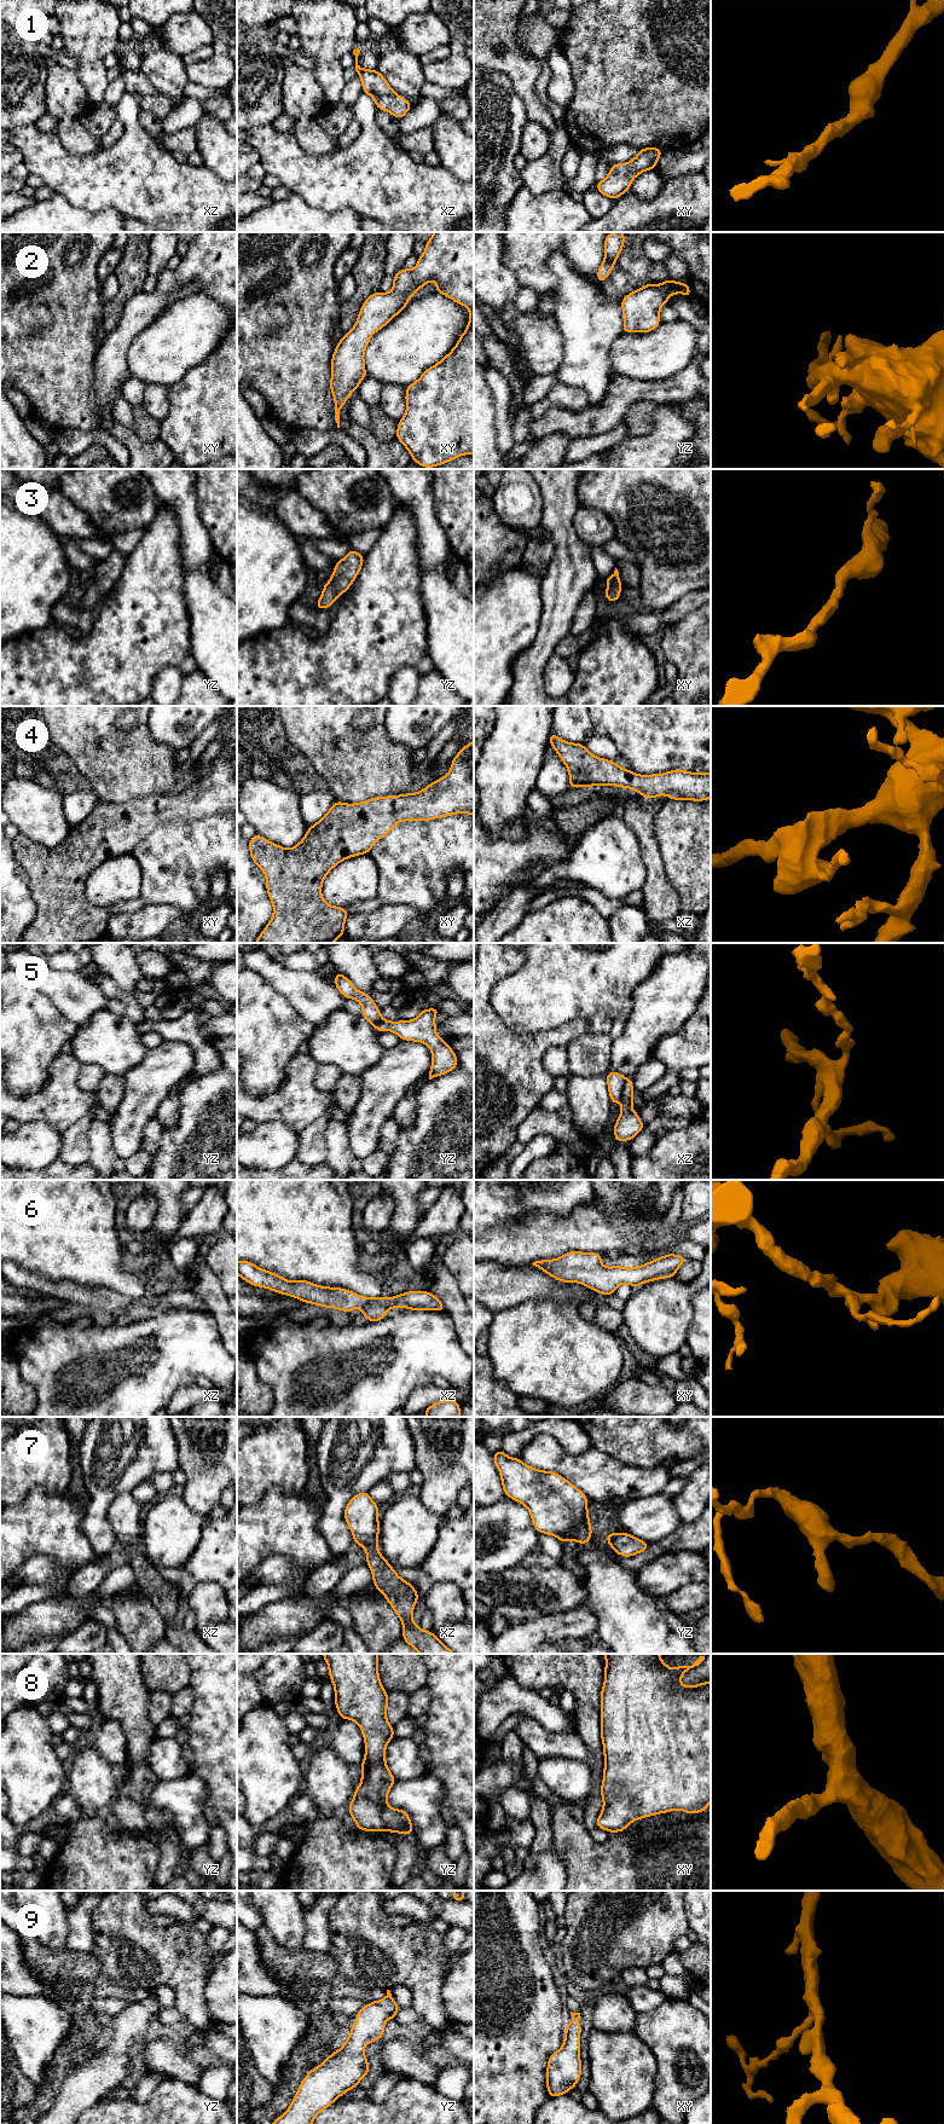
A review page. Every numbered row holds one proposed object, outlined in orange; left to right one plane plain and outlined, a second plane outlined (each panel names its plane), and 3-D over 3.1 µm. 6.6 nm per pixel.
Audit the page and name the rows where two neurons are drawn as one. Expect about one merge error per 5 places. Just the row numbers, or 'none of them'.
5

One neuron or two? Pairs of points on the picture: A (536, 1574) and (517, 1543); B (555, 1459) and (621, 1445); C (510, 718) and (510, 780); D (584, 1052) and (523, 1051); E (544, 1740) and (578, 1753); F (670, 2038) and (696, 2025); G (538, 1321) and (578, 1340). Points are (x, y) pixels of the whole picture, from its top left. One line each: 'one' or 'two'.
A: two
B: two
C: one
D: two
E: one
F: one
G: one

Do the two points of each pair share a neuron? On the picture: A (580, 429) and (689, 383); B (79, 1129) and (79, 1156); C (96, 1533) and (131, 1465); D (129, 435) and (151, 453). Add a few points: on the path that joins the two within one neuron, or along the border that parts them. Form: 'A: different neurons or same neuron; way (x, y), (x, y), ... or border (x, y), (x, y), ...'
A: same neuron; way (607, 412), (629, 391), (662, 391)
B: same neuron; way (79, 1135), (79, 1150)
C: same neuron; way (96, 1516), (100, 1495), (114, 1482)
D: same neuron; way (134, 440), (146, 452)

